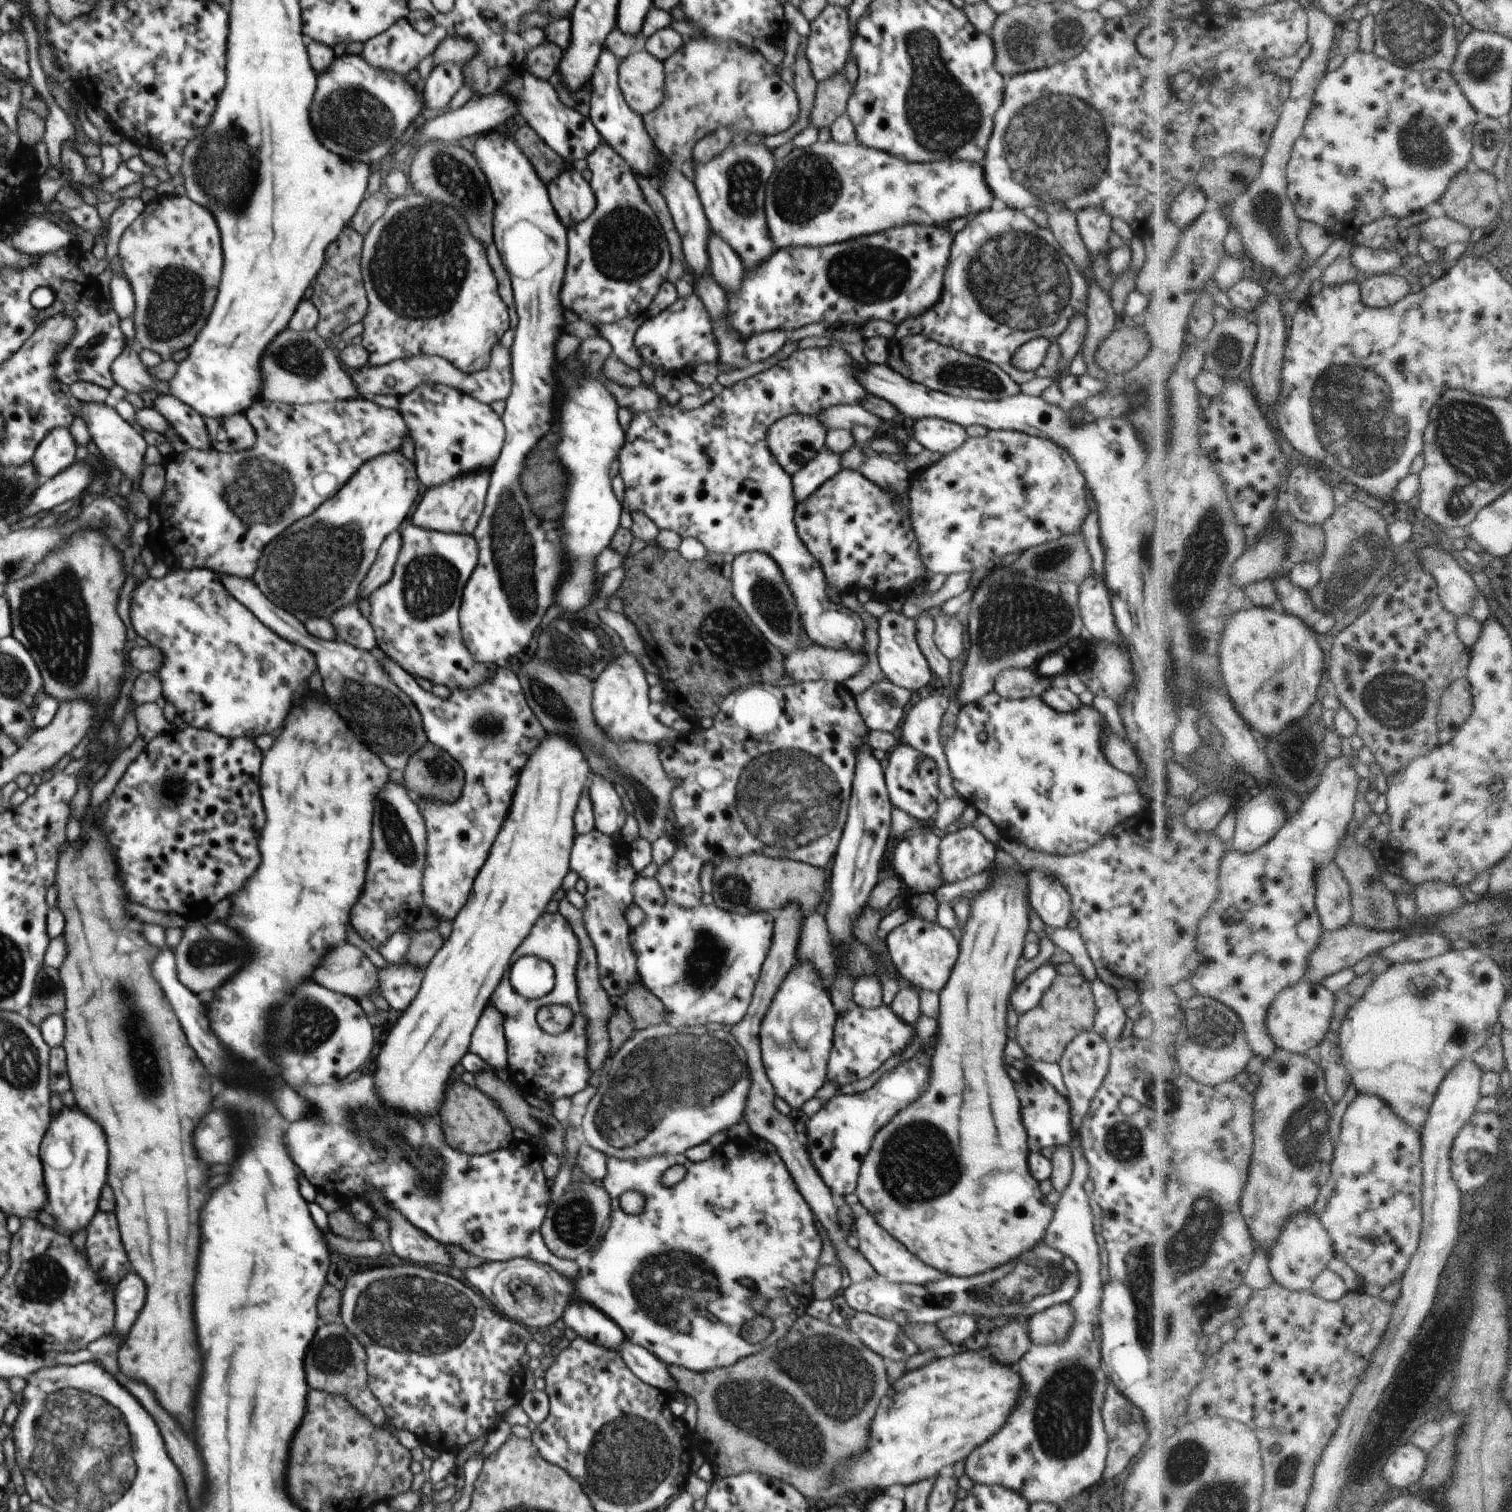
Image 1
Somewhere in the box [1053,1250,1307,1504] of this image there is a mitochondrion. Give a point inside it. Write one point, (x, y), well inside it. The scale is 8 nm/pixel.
(1287, 1468)

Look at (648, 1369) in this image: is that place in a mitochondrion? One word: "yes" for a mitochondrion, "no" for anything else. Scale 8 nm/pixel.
no

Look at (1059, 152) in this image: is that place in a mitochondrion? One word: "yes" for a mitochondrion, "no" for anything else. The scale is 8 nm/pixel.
yes

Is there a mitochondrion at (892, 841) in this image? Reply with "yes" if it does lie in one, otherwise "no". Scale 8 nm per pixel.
no

